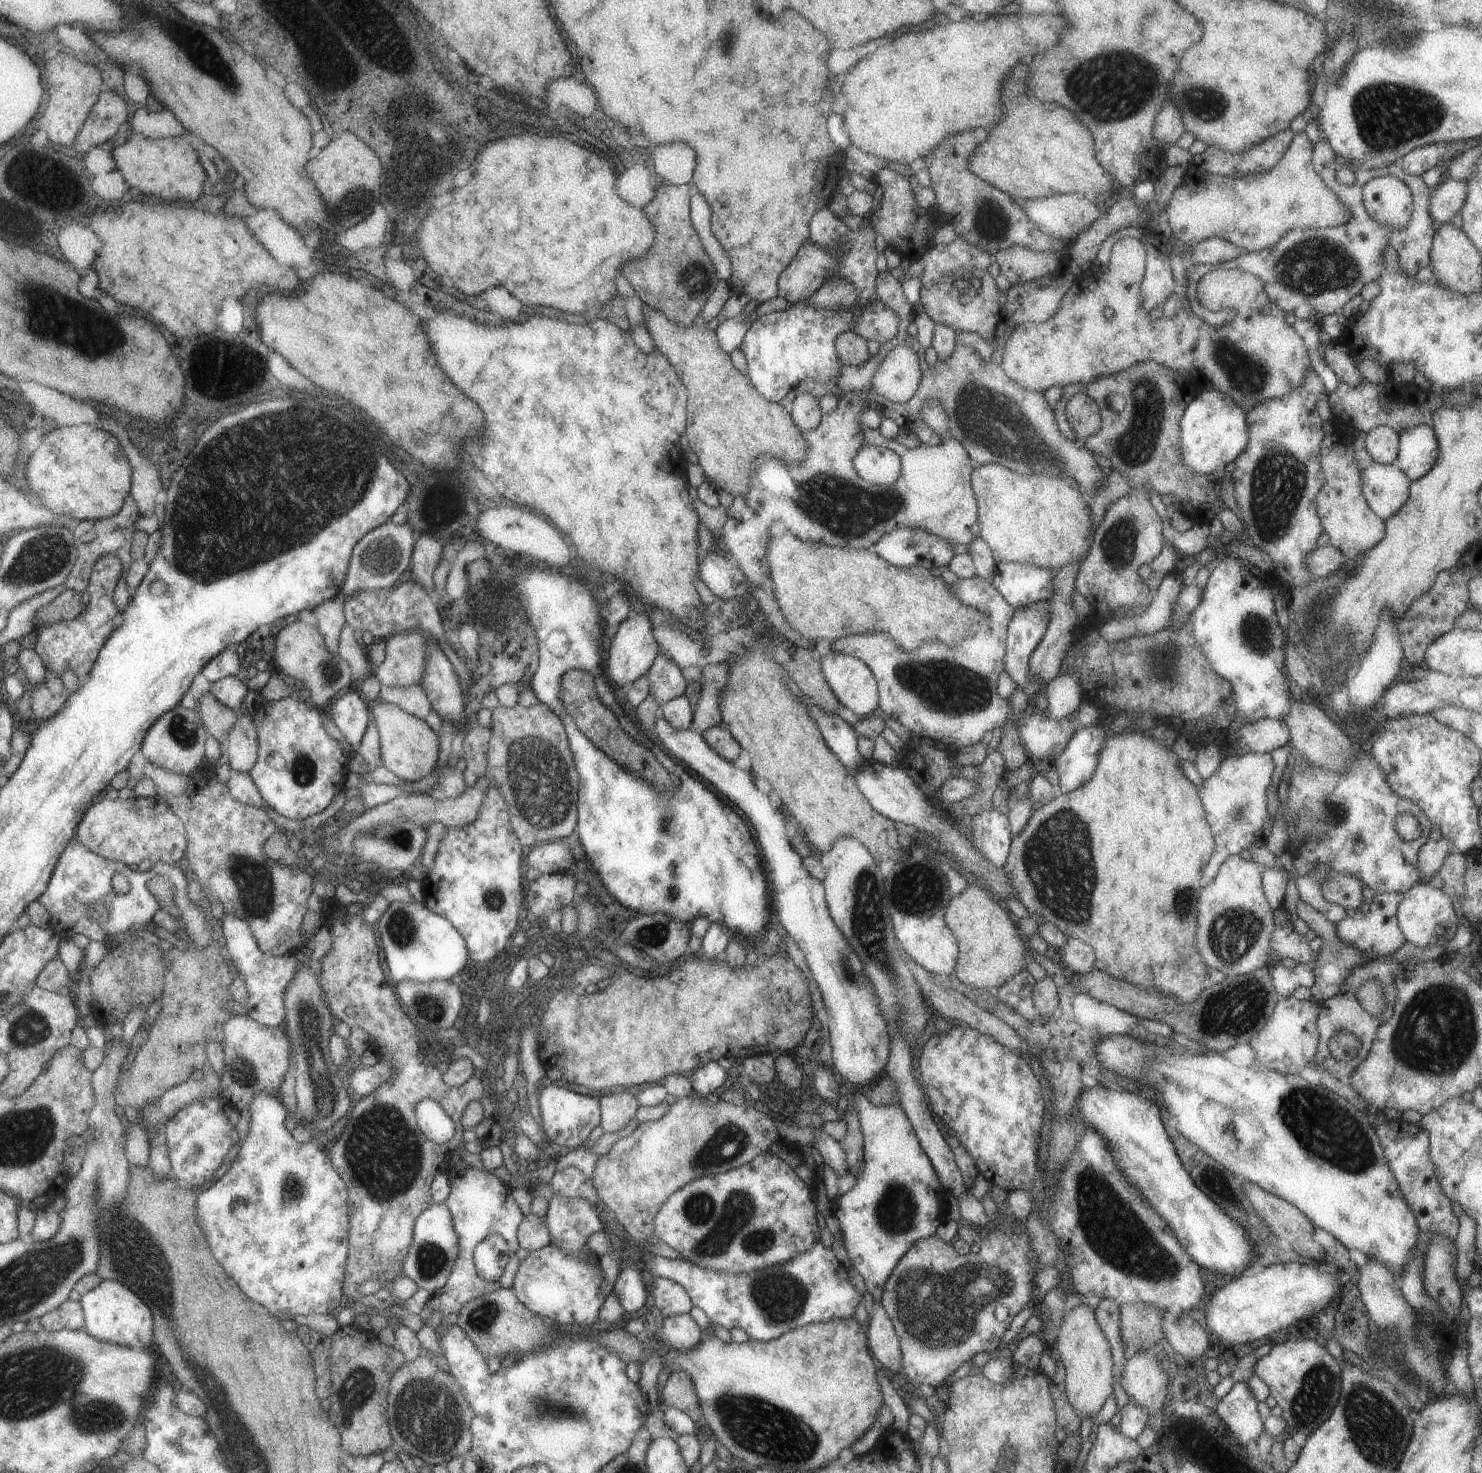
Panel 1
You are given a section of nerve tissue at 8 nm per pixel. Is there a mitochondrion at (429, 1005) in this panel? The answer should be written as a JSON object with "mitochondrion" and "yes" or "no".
{"mitochondrion":"yes"}

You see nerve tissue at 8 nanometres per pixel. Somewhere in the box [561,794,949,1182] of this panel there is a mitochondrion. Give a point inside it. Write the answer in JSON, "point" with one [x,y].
{"point":[870,930]}

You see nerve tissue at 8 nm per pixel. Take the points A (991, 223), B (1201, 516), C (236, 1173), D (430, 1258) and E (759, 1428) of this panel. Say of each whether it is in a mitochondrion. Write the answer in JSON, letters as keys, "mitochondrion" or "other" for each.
{"A":"mitochondrion","B":"other","C":"other","D":"mitochondrion","E":"mitochondrion"}

